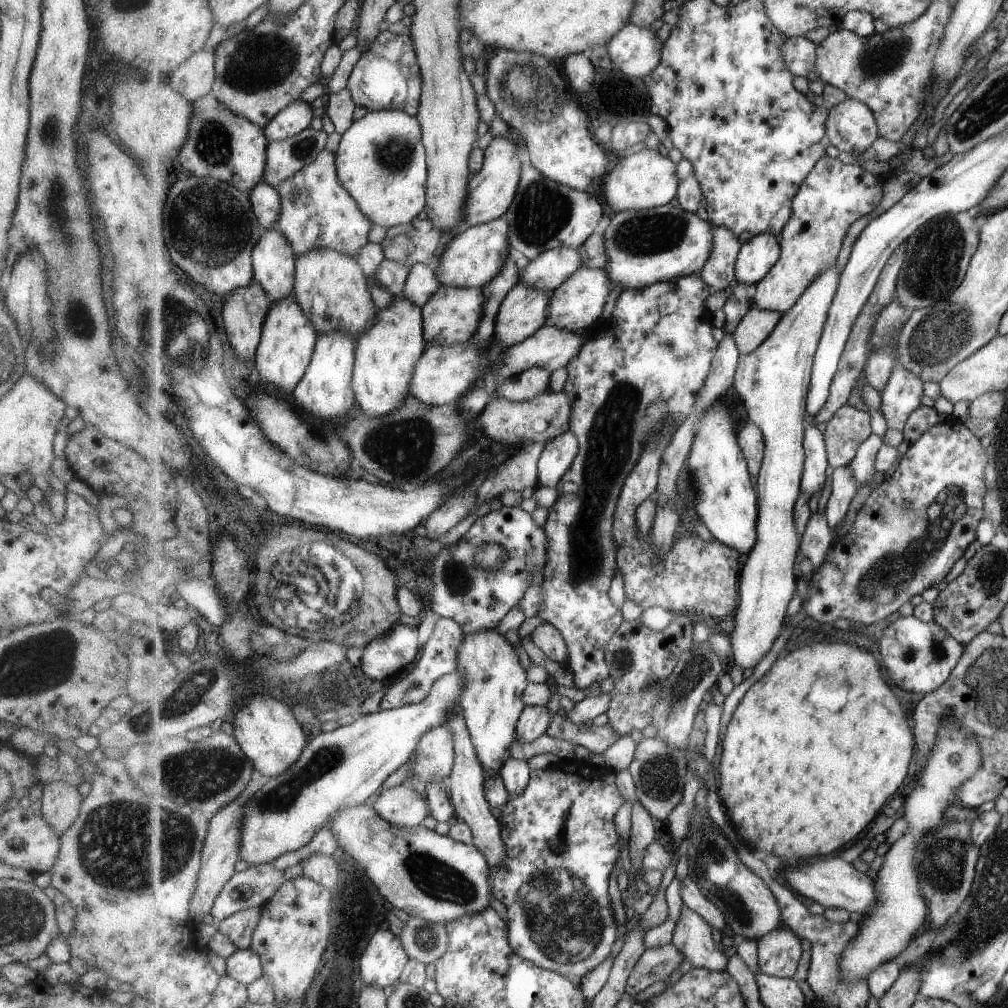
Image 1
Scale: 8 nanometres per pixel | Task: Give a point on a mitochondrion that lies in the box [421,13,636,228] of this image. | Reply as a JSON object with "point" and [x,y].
{"point":[537,109]}

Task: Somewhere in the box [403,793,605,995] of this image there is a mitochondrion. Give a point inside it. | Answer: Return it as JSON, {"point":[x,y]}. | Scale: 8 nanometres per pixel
{"point":[428,939]}

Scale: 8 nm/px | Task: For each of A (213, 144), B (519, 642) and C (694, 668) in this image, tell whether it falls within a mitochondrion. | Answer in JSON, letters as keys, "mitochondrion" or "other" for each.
{"A":"mitochondrion","B":"other","C":"mitochondrion"}

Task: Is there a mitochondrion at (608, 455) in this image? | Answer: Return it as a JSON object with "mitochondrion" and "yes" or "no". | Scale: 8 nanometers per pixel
{"mitochondrion":"yes"}

